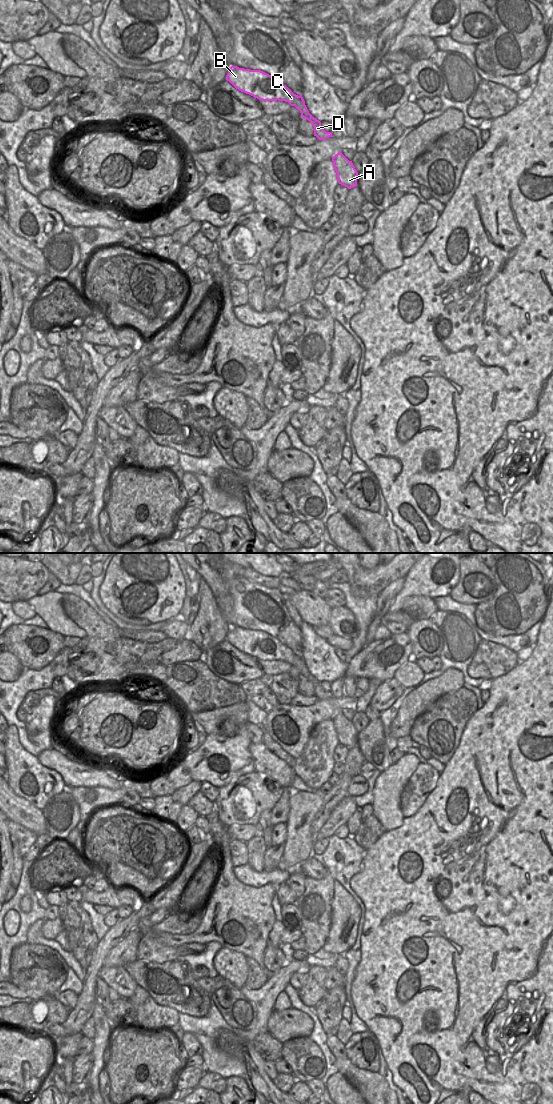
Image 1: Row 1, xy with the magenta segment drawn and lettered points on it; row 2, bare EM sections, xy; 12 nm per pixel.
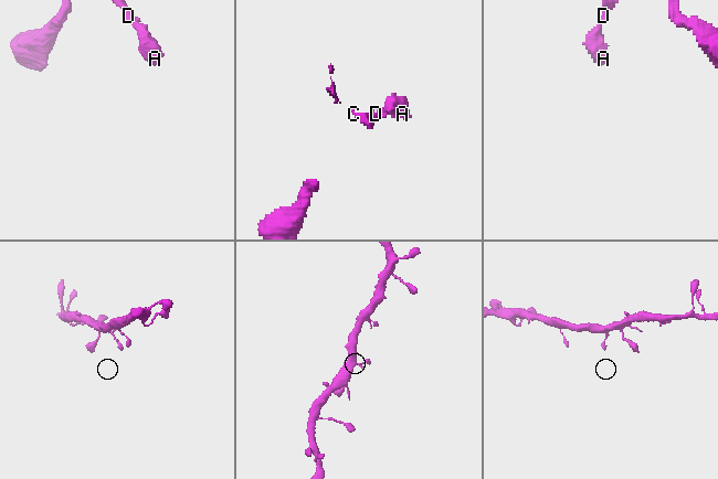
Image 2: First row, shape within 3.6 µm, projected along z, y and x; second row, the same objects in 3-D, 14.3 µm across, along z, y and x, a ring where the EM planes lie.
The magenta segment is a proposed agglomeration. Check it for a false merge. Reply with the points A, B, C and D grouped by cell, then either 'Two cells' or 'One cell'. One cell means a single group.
Groups: A B C D. One cell

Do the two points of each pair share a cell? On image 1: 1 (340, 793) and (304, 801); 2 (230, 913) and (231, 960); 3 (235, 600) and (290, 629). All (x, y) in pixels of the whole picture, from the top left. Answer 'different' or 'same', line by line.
1: different
2: different
3: same

